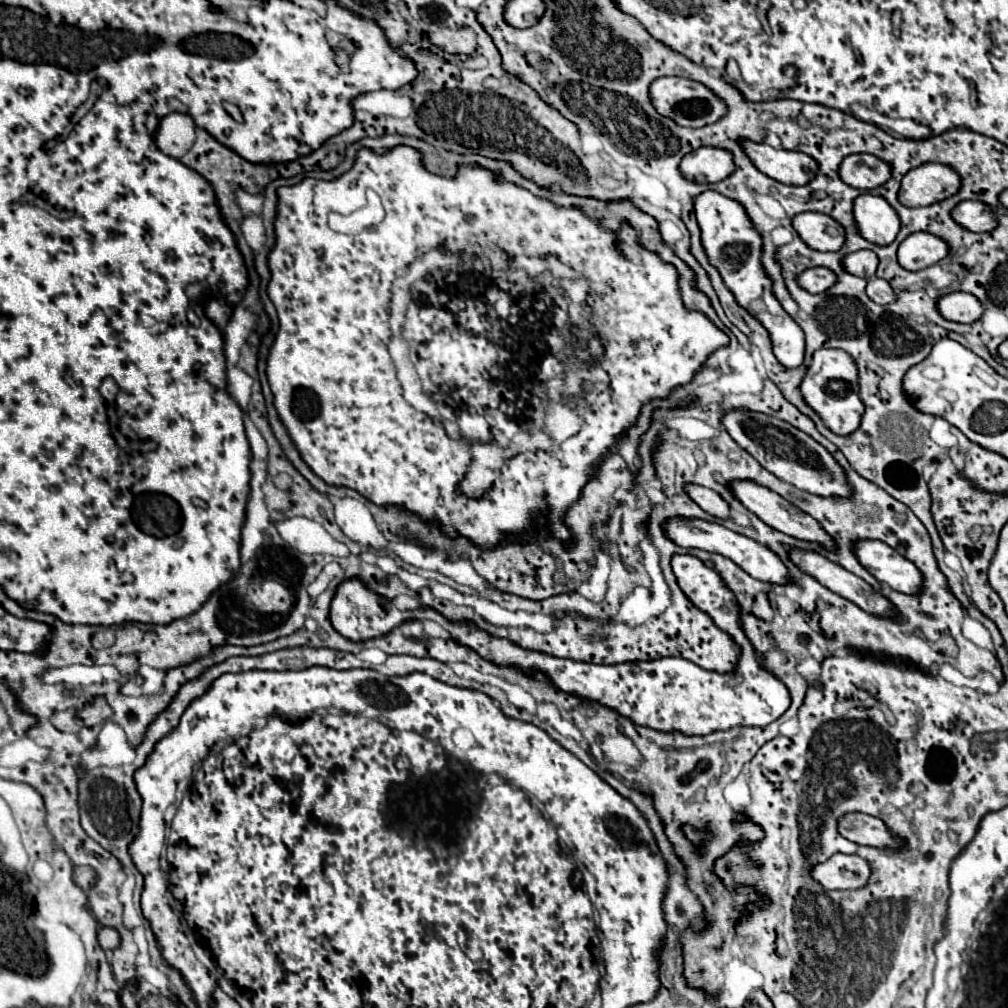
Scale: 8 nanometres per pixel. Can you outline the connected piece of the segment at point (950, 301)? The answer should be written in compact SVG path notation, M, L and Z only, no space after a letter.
M952 292L938 300L938 310L946 320L976 322L984 314L984 304L968 292Z

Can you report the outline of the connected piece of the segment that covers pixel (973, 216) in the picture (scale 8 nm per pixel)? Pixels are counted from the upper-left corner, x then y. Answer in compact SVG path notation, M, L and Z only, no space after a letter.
M966 200L954 208L954 220L972 232L992 232L998 222L992 208L980 200Z

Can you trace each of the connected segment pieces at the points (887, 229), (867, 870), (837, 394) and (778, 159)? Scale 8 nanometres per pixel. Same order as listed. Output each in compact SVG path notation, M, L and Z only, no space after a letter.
M860 194L854 200L854 218L862 236L878 246L888 246L900 232L900 216L882 196Z
M834 854L828 862L812 868L810 874L828 890L858 890L868 884L872 866L856 854Z
M820 348L814 352L812 364L802 380L802 396L804 400L822 416L824 424L840 436L852 434L862 420L864 402L860 400L860 384L858 384L858 368L854 358L840 348Z
M746 140L742 144L746 146L746 154L750 154L754 166L782 184L802 186L816 178L818 162L804 152L774 150L766 144L754 144Z

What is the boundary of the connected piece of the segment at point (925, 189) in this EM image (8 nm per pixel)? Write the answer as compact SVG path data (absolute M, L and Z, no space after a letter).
M928 162L906 174L900 186L900 202L906 206L930 206L954 196L962 186L960 174L946 166Z

